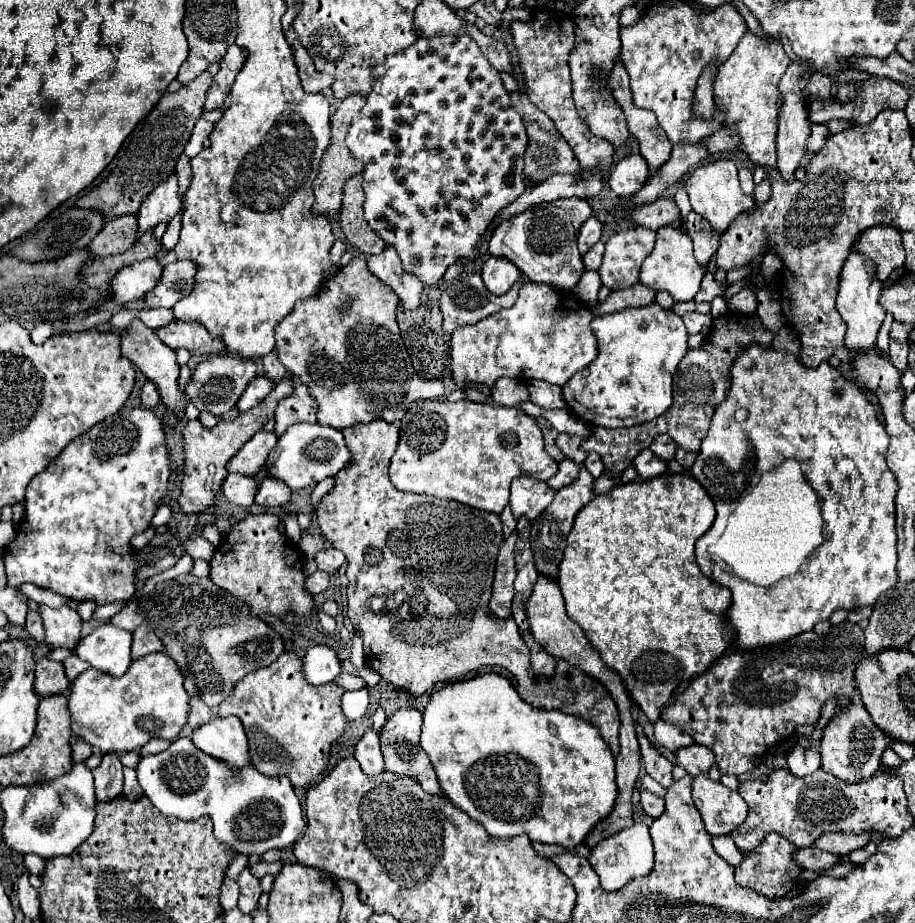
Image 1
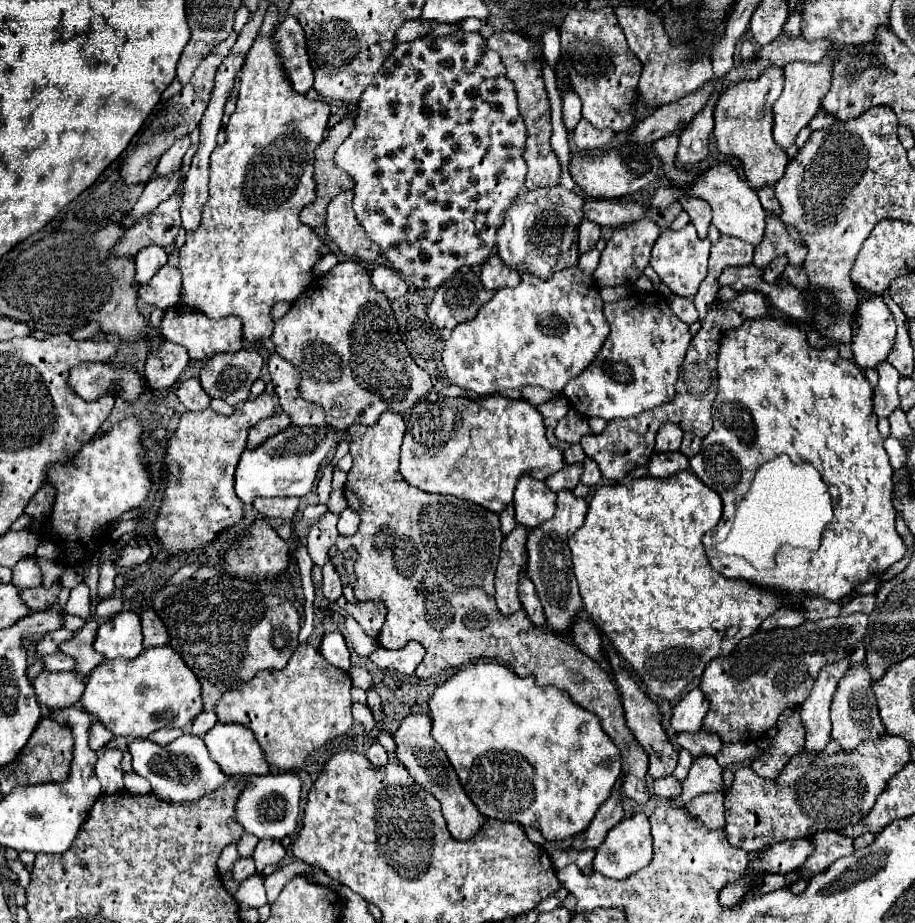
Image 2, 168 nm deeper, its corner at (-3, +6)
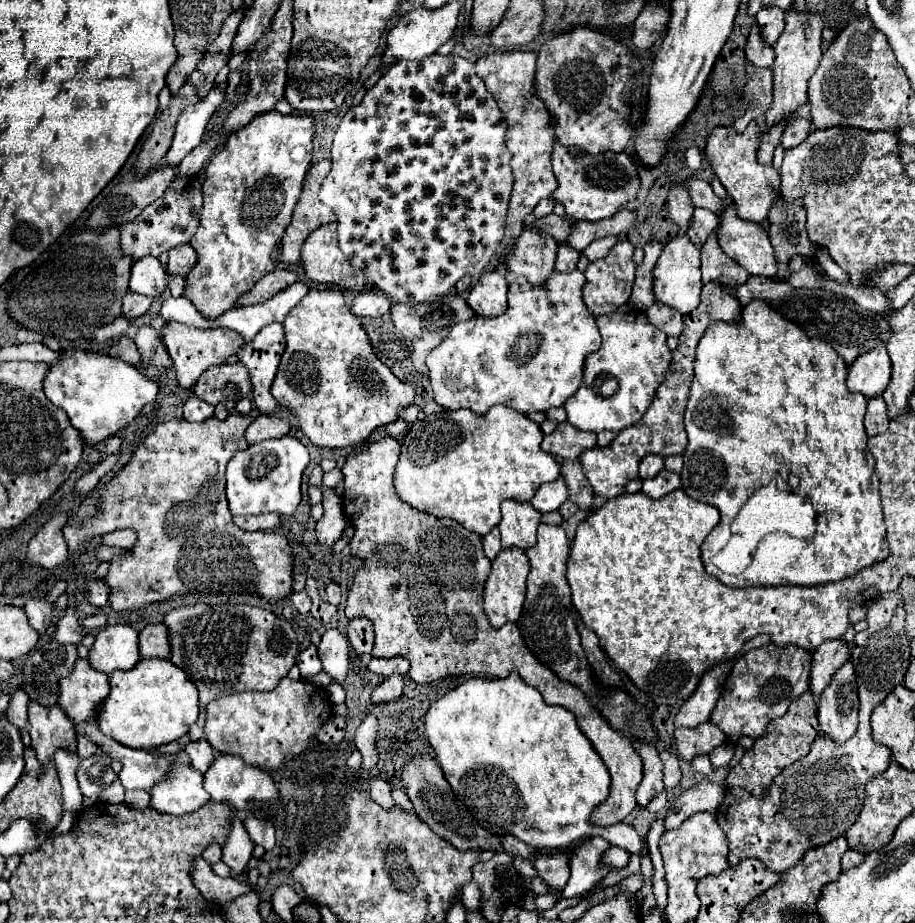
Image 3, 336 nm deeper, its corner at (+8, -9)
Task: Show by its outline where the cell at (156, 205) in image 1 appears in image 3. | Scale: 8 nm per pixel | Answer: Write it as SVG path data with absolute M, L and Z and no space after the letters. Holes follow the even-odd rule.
M211 90L203 100L199 100L199 104L191 104L181 112L173 144L165 156L167 164L179 164L179 160L183 160L183 156L187 156L187 152L191 152L191 148L203 140L209 118L223 102L225 90Z

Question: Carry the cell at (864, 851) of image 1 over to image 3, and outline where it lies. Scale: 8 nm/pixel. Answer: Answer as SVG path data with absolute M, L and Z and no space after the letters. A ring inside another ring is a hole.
M847 850L841 860L843 860L843 870L849 870L849 868L859 866L865 860L865 856L861 852L857 852L857 850Z

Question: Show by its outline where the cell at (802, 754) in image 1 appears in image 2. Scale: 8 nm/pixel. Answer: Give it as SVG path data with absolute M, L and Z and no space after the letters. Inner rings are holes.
M844 659L822 669L814 683L814 689L810 691L810 697L800 707L802 725L806 729L802 751L806 753L820 753L830 741L830 705L838 681L846 675L848 661L850 659Z

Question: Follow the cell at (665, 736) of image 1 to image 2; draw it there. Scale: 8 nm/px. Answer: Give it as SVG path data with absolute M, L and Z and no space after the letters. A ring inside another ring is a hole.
M696 687L690 693L686 693L680 703L672 707L672 717L670 717L670 727L676 733L696 733L702 725L702 717L706 715L706 697L704 693Z

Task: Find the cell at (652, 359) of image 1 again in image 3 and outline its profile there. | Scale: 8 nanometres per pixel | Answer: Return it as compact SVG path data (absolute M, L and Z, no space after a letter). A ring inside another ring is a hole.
M615 312L611 316L599 316L597 326L603 344L597 352L585 358L585 376L581 388L565 402L567 420L585 432L619 432L641 420L657 388L663 382L671 364L671 350L667 348L667 336L647 322L643 312Z

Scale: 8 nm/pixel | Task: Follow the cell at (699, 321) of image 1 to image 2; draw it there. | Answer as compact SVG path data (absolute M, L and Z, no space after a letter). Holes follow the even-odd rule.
M674 297L672 303L670 303L670 309L676 313L678 319L682 319L688 325L692 325L694 321L698 321L698 311L694 309L694 301L692 299Z

